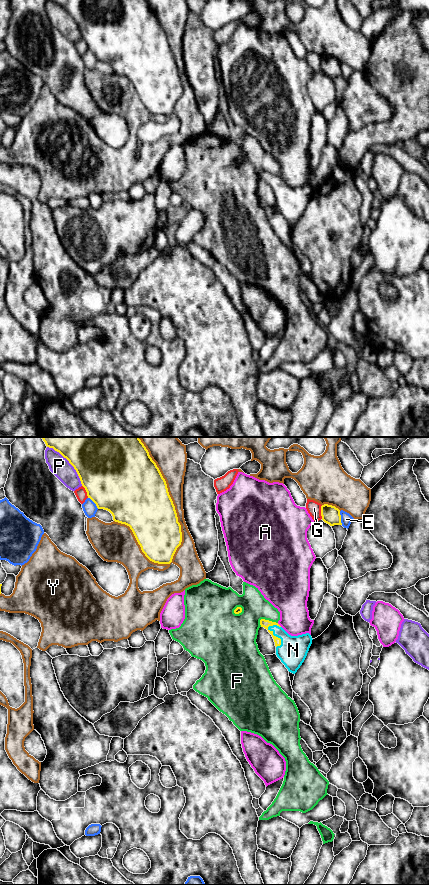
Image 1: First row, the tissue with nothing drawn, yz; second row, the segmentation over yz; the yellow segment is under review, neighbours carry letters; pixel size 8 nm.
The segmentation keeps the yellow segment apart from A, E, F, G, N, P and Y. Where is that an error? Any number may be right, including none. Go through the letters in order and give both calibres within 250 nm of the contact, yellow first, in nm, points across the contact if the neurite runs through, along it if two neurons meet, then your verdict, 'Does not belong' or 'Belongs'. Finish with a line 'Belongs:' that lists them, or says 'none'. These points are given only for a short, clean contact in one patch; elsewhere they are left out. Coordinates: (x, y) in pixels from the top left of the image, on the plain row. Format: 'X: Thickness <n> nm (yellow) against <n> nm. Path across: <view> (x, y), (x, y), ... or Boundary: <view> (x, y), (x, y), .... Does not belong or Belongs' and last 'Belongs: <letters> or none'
A: Thickness 70 nm (yellow) against 300 nm. Does not belong
E: Thickness 150 nm (yellow) against 90 nm. Does not belong
F: Thickness 70 nm (yellow) against 280 nm. Does not belong
G: Thickness 150 nm (yellow) against 110 nm. Does not belong
N: Thickness 70 nm (yellow) against 220 nm. Path across: yz (264, 175), (275, 188), (293, 202). Belongs
P: Thickness 360 nm (yellow) against 160 nm. Does not belong
Y: Thickness 440 nm (yellow) against 160 nm. Does not belong
Belongs: N

